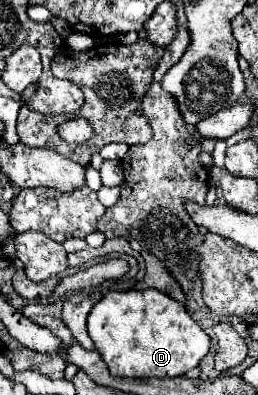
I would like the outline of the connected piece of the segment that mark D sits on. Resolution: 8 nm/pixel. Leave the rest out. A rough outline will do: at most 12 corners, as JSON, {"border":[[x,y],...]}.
{"border":[[145,288],[105,294],[87,332],[119,378],[175,378],[211,338]]}

